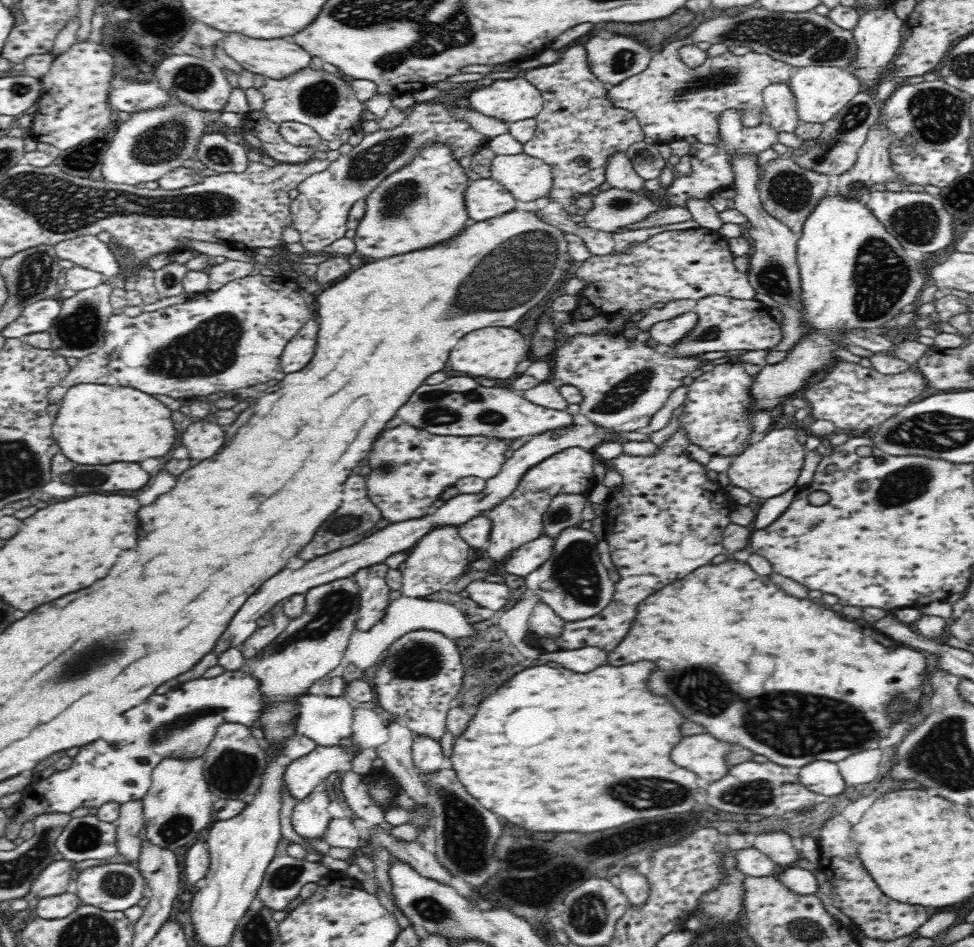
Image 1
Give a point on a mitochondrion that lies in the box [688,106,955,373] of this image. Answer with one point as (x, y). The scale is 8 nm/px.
(881, 276)

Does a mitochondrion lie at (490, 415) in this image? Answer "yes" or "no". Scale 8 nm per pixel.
yes

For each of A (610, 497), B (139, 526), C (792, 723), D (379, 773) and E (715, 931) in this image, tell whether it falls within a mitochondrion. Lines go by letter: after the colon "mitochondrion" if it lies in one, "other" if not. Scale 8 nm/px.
A: other
B: other
C: mitochondrion
D: other
E: other

